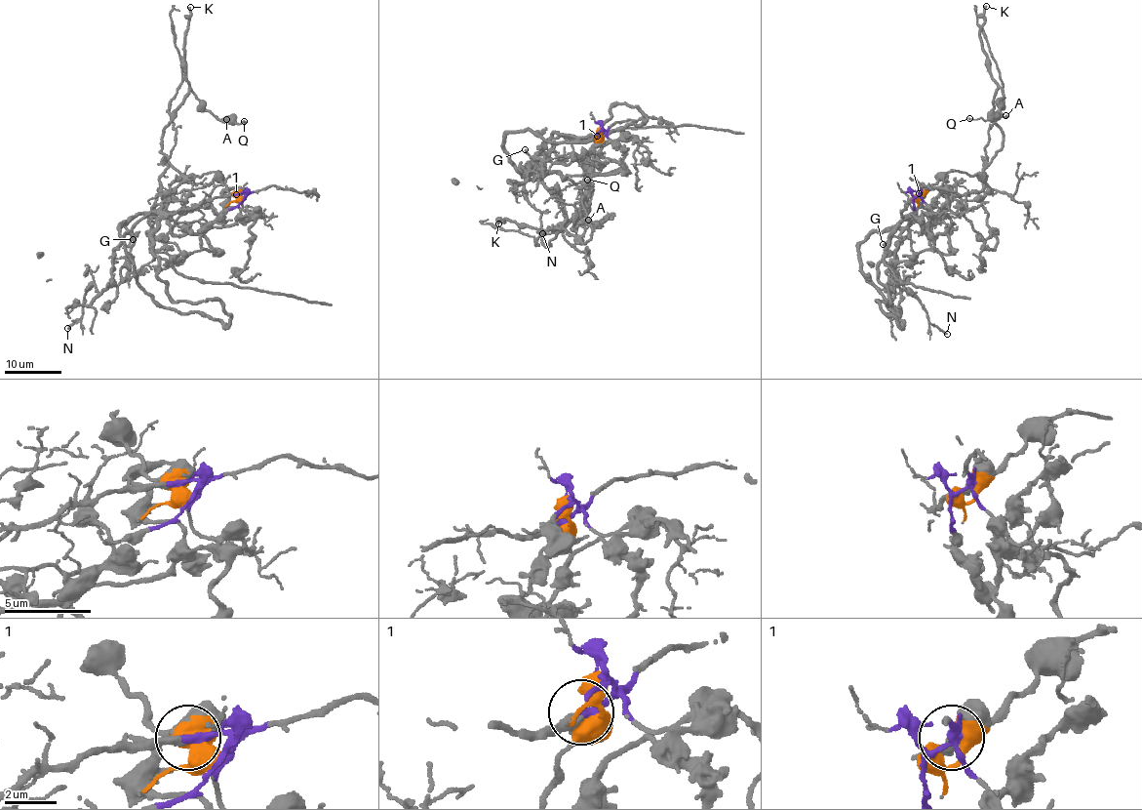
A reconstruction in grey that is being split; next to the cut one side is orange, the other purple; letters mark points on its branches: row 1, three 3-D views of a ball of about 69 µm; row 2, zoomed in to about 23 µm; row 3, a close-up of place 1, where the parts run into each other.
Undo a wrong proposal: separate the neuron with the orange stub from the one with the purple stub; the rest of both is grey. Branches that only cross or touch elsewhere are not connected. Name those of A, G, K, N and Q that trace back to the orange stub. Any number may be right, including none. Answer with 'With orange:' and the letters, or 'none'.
With orange: A, K, Q

